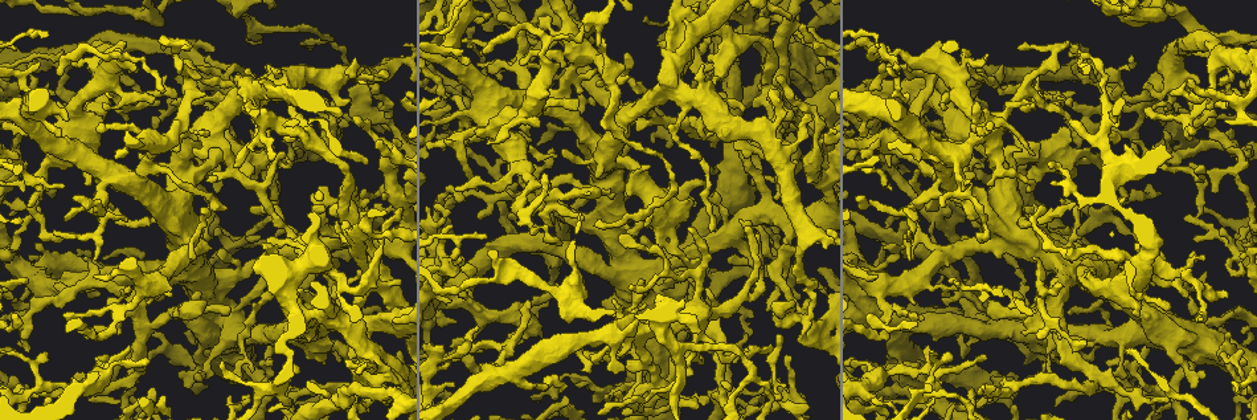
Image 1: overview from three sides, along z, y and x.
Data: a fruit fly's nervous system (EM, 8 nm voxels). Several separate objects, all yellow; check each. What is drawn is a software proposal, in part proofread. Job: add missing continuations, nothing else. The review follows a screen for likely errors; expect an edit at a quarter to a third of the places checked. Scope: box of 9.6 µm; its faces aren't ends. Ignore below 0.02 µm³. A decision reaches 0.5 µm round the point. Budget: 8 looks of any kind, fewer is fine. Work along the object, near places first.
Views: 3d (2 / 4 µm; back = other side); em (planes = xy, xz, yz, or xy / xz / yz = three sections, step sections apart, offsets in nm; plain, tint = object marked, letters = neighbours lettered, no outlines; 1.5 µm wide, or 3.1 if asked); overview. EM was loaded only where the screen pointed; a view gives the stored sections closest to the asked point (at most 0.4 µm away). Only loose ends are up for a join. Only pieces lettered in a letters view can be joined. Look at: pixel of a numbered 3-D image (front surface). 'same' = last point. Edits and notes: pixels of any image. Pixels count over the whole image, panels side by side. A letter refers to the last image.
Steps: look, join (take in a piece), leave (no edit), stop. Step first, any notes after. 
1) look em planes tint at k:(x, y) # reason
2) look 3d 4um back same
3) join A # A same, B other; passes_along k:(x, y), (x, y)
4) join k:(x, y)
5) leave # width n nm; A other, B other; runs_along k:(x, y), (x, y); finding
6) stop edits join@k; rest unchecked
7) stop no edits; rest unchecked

look 3d 4um at 1:(711, 72)

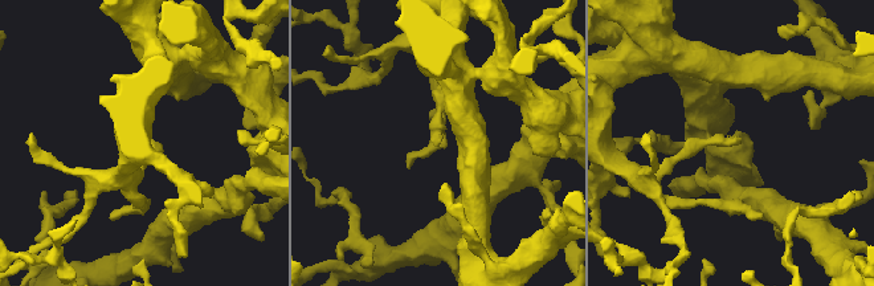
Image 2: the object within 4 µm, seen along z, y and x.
look em planes letters at 2:(739, 143)

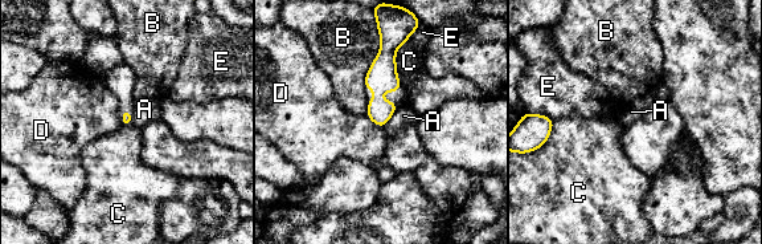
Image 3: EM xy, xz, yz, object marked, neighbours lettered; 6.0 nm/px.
leave # A other, B other, C other, D other, E other; border 3:(405, 41), (396, 51), (401, 88); no lettered piece goes on from it

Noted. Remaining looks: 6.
look 3d 2um at 1:(269, 295) # free end

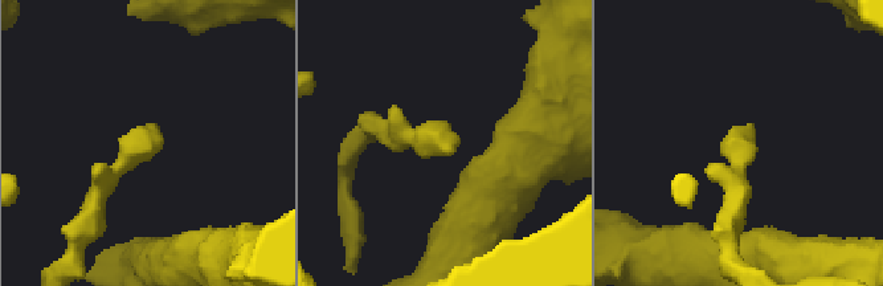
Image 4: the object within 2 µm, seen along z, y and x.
look em xz step 4 letters at 4:(452, 149) # need the tissue

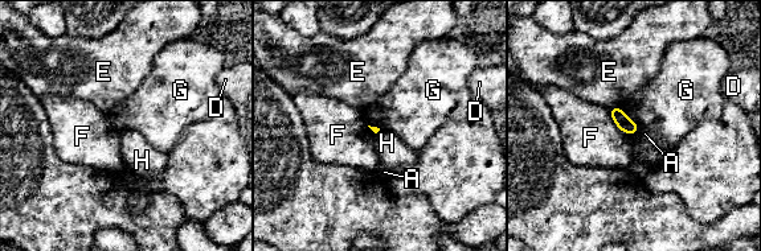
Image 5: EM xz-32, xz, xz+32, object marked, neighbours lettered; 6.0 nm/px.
look em planes letters same # cut it another way

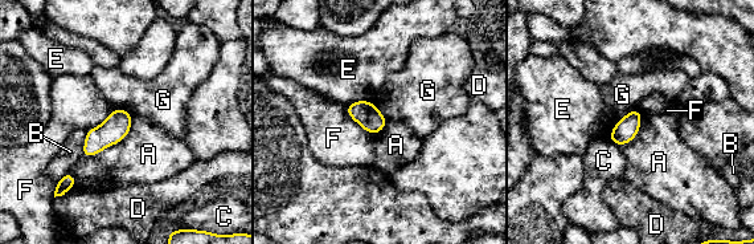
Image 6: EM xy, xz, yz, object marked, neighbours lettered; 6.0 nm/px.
leave # A other, B other, C other, D other, E other, F other, G other; border 6:(132, 117), (118, 142), (82, 155); no lettered piece goes on from it

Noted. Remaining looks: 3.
look em planes letters at 1:(1197, 130) # an open end

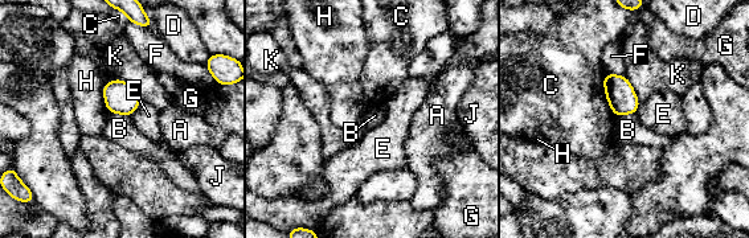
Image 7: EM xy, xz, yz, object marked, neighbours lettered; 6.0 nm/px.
leave # A other, B other, C other, D other, E other, F other, G other, H other, J other, K other; border 7:(109, 111), (129, 117); none of them fits

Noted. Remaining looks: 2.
stop no edits; rest unchecked

